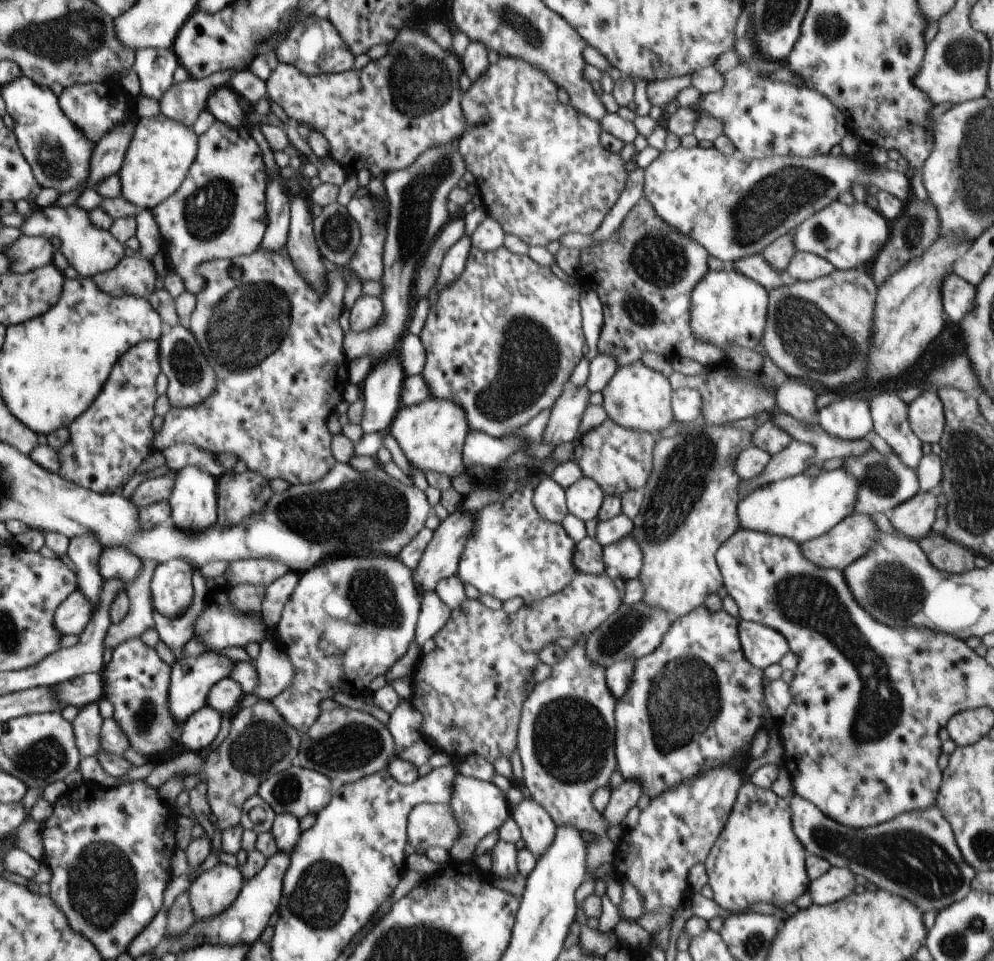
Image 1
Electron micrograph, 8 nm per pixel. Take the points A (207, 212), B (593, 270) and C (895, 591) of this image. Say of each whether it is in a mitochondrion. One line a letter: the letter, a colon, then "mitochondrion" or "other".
A: mitochondrion
B: other
C: mitochondrion

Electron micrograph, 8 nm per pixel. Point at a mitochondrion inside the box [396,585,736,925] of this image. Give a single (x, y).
(571, 737)

